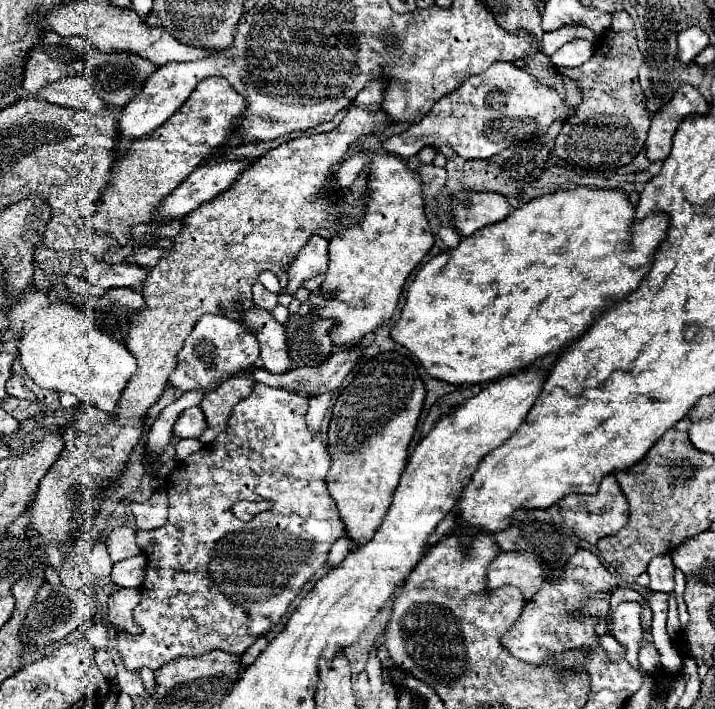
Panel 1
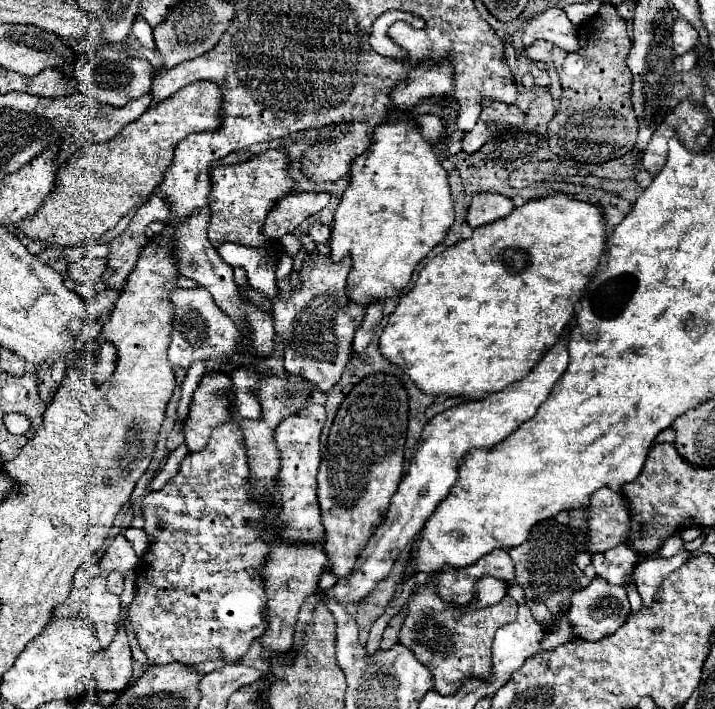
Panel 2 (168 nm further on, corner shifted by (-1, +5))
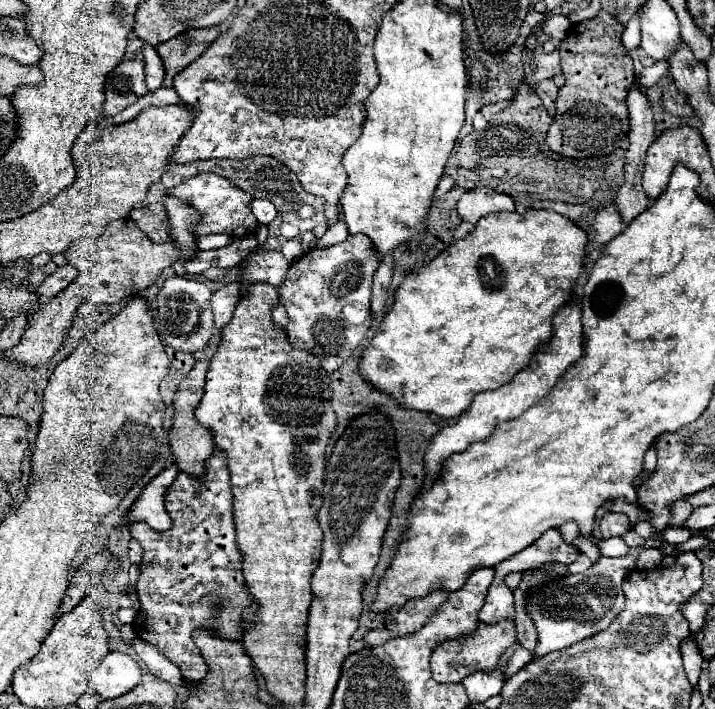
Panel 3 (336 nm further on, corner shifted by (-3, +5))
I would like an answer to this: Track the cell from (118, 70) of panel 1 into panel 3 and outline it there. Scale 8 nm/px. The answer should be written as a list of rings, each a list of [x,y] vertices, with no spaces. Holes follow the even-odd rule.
[[[123,60],[105,80],[105,116],[117,116],[139,96],[147,94],[141,60]]]

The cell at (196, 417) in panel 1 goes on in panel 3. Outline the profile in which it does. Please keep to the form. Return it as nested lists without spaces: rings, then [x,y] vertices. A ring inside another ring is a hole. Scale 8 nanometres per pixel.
[[[239,278],[235,282],[225,284],[223,288],[219,288],[217,292],[213,292],[211,298],[211,308],[213,308],[213,316],[215,316],[215,326],[217,330],[223,328],[223,324],[227,324],[233,316],[233,308],[239,300]]]

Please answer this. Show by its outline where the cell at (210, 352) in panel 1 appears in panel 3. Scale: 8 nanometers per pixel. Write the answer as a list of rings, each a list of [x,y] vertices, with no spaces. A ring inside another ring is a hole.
[[[181,276],[167,278],[157,292],[157,332],[163,344],[179,352],[203,350],[213,336],[213,312],[211,312],[211,290],[201,280],[189,280]]]

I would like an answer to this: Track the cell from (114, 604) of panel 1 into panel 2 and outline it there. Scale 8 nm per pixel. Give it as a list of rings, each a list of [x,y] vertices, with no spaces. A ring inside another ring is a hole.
[[[123,614],[120,615],[119,628],[109,648],[105,648],[103,654],[95,654],[91,658],[91,672],[99,690],[125,690],[131,682],[133,658],[122,621]]]

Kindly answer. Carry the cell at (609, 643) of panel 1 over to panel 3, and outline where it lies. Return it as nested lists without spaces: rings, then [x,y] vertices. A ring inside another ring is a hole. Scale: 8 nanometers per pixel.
[[[517,648],[517,650],[513,652],[513,656],[509,658],[507,666],[505,666],[503,680],[511,678],[511,676],[513,676],[513,672],[517,672],[519,668],[523,668],[523,666],[525,666],[525,664],[529,664],[529,662],[531,662],[531,652],[529,652],[529,650],[525,650],[525,648]]]

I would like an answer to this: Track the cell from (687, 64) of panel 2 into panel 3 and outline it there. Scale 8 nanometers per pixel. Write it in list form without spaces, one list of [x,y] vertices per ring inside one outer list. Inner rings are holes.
[[[659,60],[649,68],[643,68],[643,66],[635,64],[635,80],[637,80],[639,90],[647,90],[647,88],[655,86],[657,82],[665,80],[667,76],[669,76],[669,72],[667,72],[667,62],[665,60],[663,62]]]

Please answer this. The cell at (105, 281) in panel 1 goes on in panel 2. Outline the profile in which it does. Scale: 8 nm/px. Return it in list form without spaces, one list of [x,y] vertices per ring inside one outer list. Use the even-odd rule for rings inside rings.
[[[81,258],[79,262],[73,262],[69,266],[69,278],[73,282],[103,282],[103,276],[107,272],[107,260],[105,258]]]

